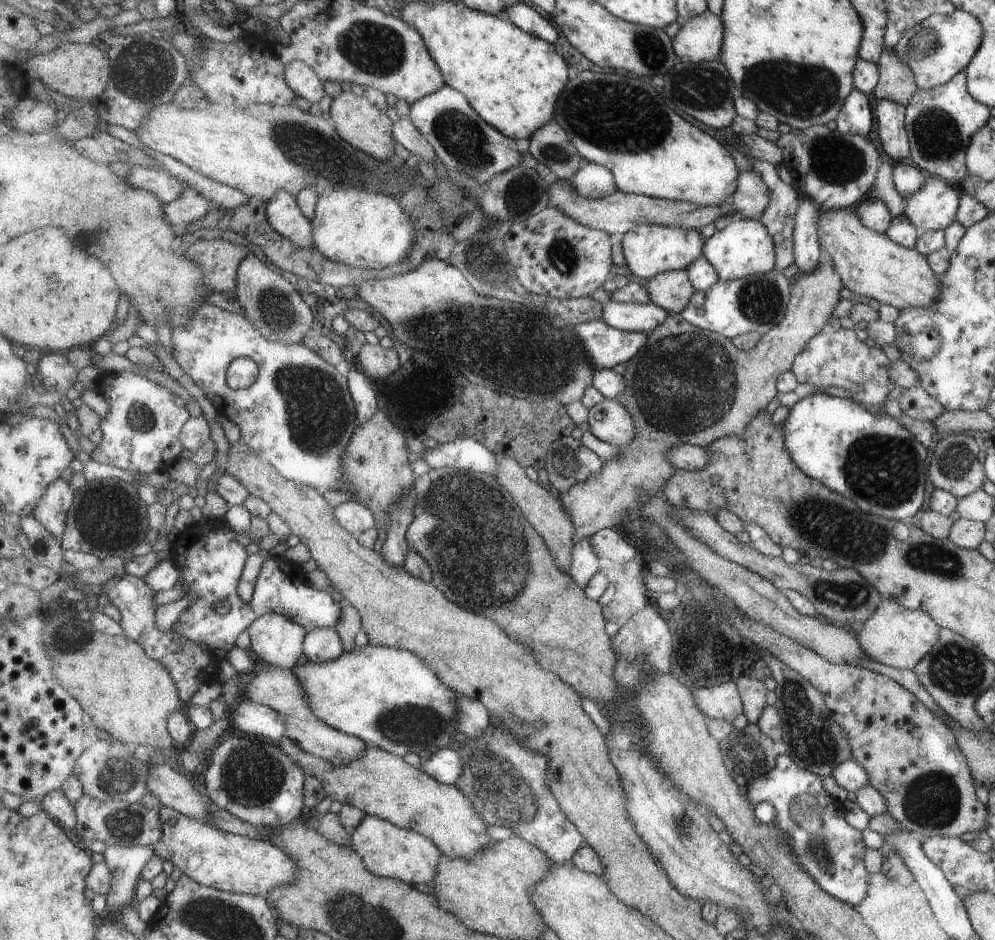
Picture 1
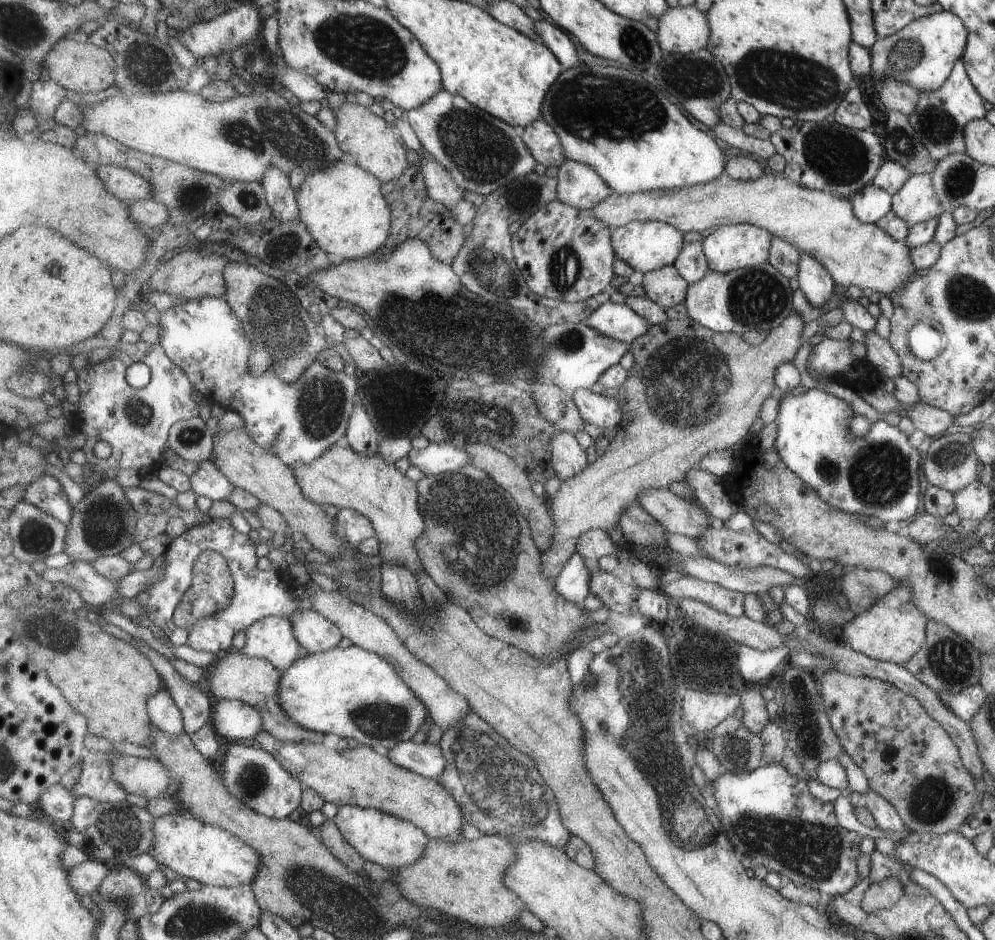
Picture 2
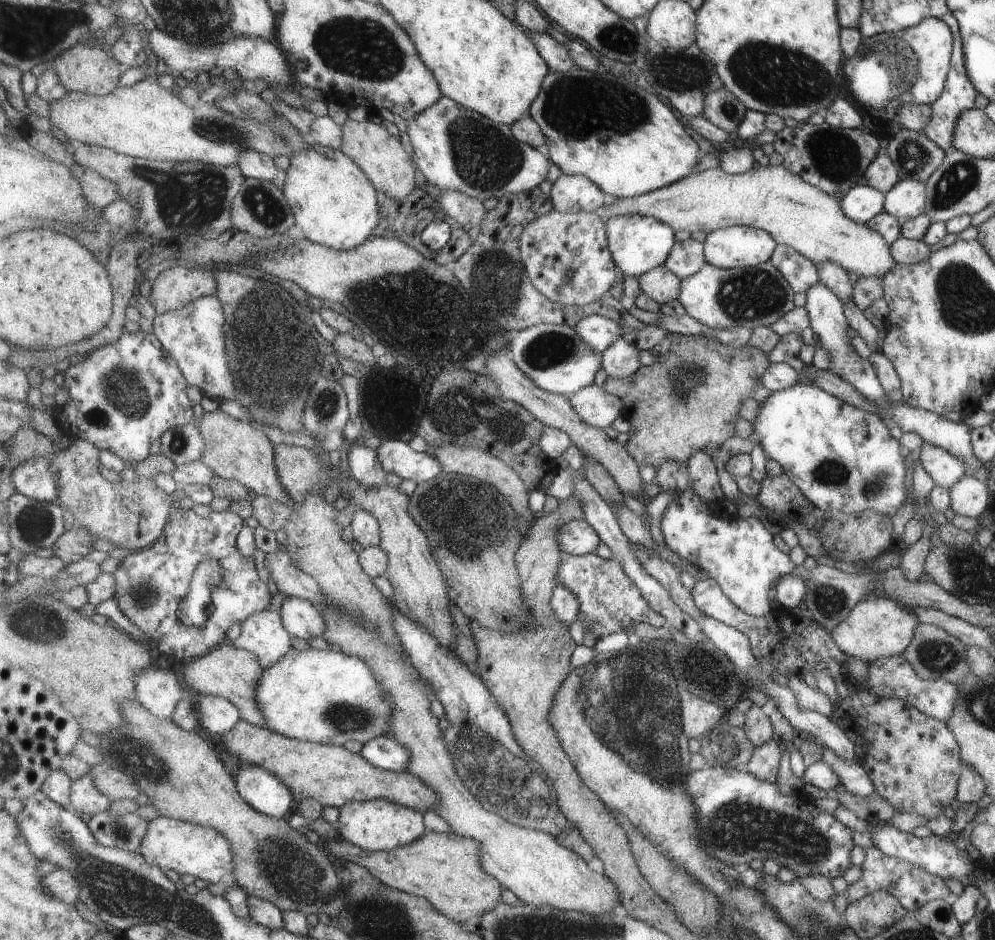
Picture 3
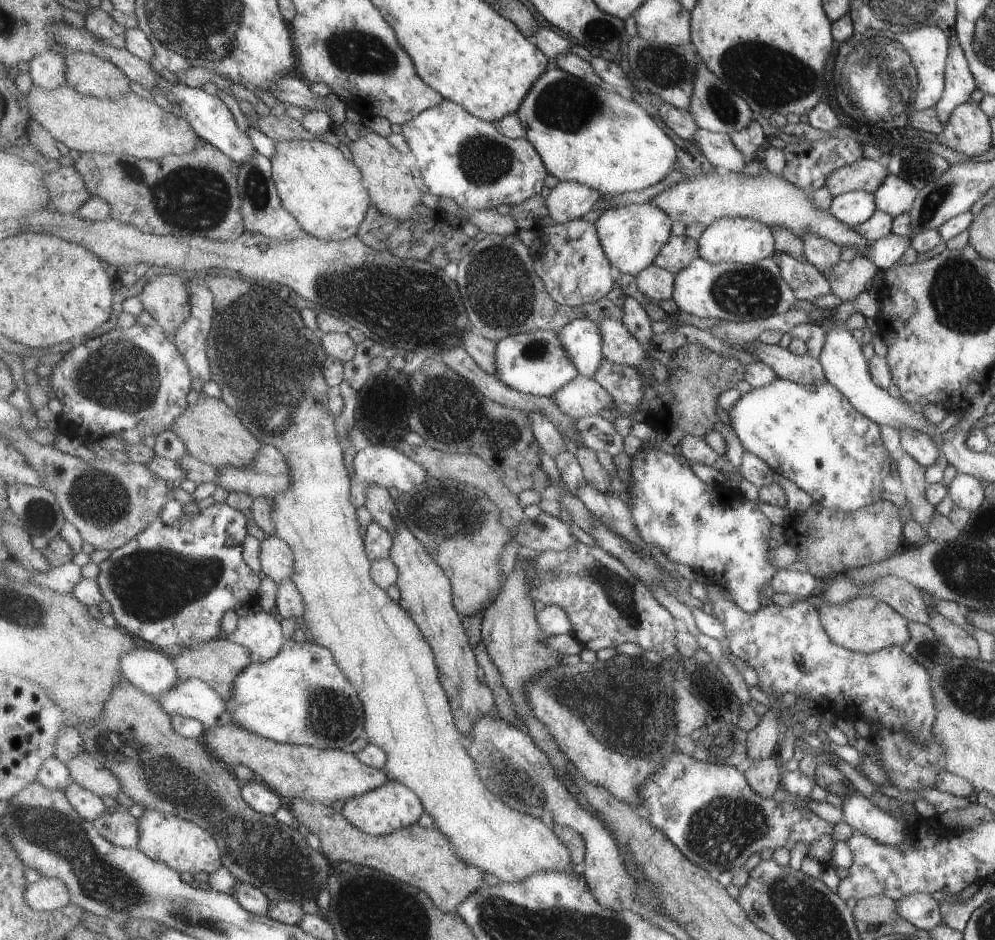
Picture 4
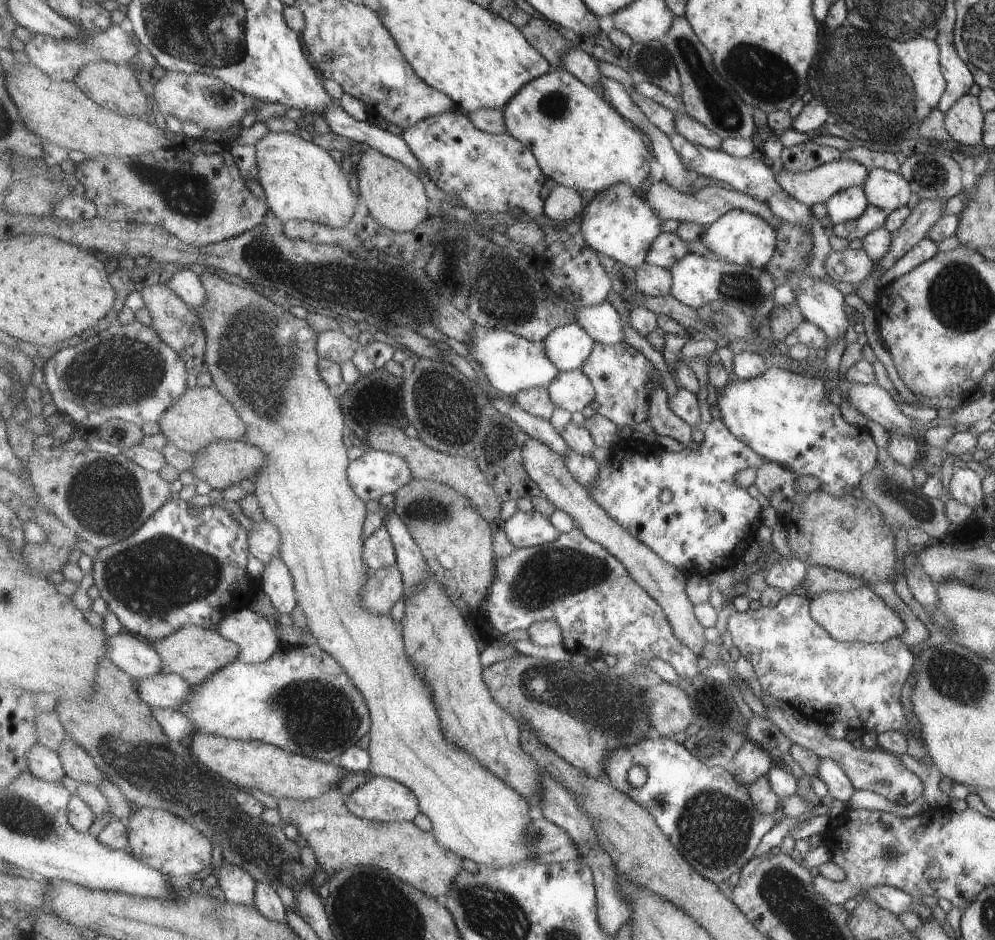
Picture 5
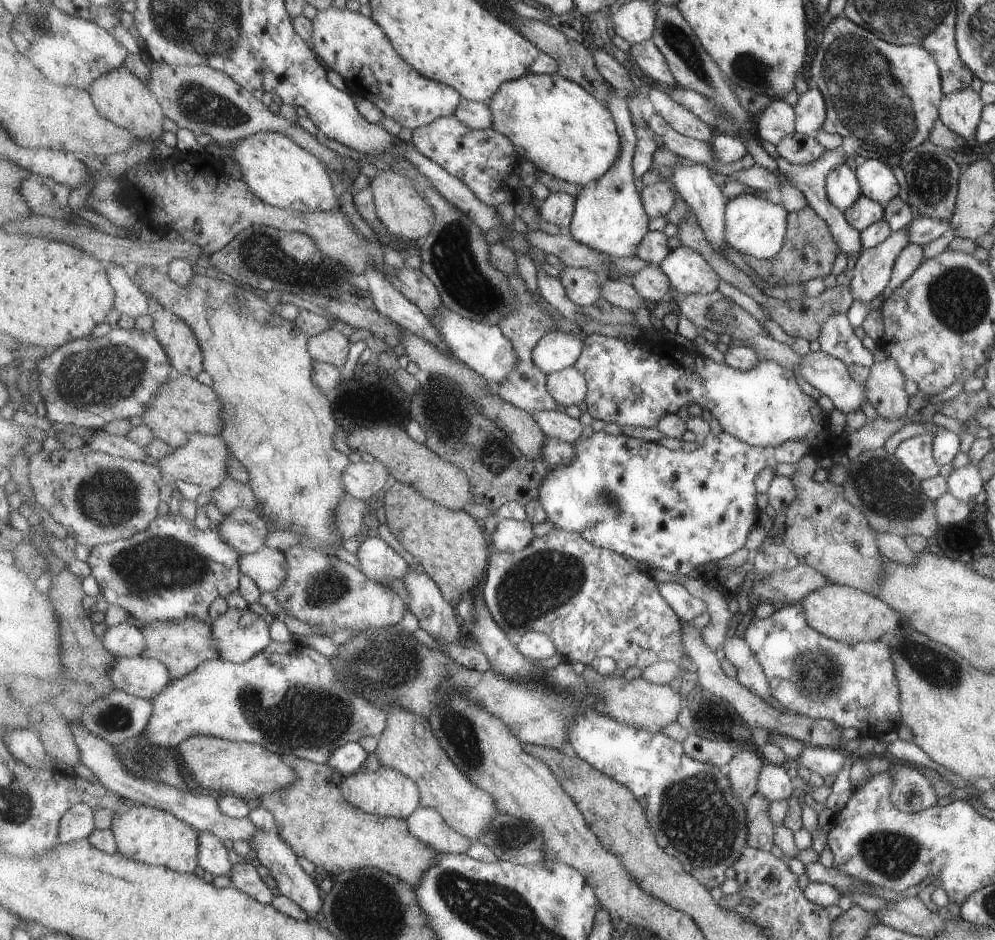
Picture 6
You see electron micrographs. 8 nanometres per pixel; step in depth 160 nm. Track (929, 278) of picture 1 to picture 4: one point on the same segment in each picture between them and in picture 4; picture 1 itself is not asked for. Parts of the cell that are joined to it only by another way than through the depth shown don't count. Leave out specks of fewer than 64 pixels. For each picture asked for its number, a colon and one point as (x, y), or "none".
2: (856, 254)
3: (772, 198)
4: (768, 198)

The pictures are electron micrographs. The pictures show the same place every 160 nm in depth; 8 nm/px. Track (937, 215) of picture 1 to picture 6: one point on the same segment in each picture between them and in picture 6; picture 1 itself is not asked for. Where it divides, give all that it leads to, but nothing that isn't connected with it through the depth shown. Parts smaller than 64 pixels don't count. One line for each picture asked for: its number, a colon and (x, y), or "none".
2: (915, 202)
3: (905, 199)
4: (893, 196)
5: (886, 190)
6: (876, 181)

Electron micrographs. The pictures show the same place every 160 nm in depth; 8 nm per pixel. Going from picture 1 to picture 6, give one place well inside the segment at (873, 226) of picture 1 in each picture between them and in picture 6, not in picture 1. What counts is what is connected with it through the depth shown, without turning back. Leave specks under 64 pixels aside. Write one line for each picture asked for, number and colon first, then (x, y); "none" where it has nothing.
2: (870, 203)
3: (861, 203)
4: (851, 208)
5: (846, 204)
6: (842, 188)

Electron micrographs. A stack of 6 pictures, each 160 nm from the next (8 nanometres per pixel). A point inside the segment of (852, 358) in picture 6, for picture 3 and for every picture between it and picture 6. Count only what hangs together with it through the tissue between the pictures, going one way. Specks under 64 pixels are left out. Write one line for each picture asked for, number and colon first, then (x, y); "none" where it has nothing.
3: (799, 270)
4: (807, 282)
5: (821, 304)

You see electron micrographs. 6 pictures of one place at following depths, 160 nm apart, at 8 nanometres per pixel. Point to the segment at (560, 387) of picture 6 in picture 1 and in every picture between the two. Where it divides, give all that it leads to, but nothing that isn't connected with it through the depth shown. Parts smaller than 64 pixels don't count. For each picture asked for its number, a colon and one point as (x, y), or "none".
1: (609, 421)
2: (605, 413)
3: (597, 407)
4: (584, 396)
5: (572, 390)

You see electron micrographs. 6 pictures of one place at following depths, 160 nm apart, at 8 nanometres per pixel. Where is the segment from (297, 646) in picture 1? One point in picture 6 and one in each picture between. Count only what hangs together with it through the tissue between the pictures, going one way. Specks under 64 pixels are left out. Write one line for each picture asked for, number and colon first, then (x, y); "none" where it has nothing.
2: (273, 638)
3: (264, 634)
4: (260, 631)
5: (255, 634)
6: (240, 634)

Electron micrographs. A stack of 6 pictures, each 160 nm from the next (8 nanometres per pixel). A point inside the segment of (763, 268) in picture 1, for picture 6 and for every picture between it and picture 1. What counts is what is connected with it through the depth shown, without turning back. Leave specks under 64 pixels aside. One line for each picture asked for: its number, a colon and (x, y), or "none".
2: (732, 247)
3: (738, 246)
4: (744, 240)
5: (742, 237)
6: (755, 227)

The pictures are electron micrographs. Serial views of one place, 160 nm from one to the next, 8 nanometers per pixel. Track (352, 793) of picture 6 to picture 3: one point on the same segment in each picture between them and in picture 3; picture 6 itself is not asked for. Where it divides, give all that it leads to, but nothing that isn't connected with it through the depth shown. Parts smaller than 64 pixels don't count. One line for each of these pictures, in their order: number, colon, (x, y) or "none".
3: (378, 825)
4: (393, 806)
5: (382, 799)

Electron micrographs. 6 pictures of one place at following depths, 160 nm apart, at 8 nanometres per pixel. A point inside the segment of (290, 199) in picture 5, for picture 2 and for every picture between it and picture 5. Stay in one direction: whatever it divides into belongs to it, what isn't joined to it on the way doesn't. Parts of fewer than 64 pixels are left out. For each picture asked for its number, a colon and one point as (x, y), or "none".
2: (343, 206)
3: (335, 203)
4: (325, 192)

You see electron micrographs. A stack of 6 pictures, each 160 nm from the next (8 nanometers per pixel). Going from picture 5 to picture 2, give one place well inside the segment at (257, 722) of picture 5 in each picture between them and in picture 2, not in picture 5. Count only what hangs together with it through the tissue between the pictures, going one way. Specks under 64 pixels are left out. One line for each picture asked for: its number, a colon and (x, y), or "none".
2: (353, 693)
3: (326, 696)
4: (300, 696)

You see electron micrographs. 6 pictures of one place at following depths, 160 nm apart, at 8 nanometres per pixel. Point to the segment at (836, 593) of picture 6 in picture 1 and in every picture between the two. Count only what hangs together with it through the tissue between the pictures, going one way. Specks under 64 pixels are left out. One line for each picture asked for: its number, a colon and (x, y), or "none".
1: (892, 635)
2: (892, 630)
3: (876, 627)
4: (863, 624)
5: (859, 615)

